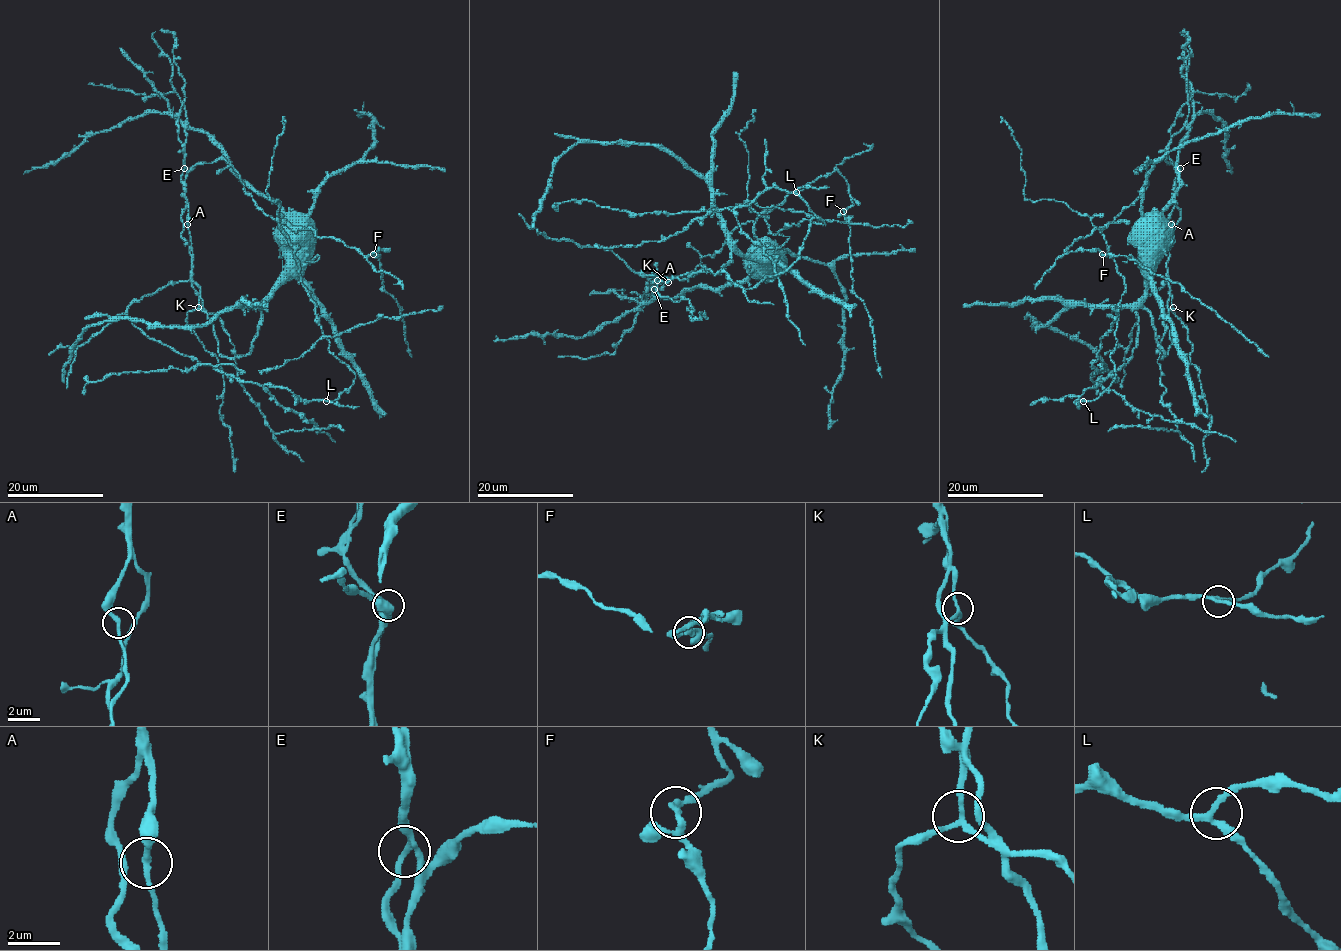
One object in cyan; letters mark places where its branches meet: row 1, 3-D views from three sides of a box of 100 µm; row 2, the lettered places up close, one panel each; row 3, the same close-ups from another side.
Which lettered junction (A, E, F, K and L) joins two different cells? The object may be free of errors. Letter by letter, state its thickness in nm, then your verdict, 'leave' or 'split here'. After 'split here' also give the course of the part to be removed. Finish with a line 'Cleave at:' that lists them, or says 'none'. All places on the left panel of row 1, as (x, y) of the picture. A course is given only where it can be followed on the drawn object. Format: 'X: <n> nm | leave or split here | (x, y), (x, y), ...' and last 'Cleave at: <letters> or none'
A: 220 nm | leave
E: 240 nm | leave
F: 220 nm | leave
K: 190 nm | leave
L: 220 nm | leave
Cleave at: none

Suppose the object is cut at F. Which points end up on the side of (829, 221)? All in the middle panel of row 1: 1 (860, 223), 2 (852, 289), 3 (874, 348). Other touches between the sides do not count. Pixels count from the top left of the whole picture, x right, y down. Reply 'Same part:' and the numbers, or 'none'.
Same part: 1

